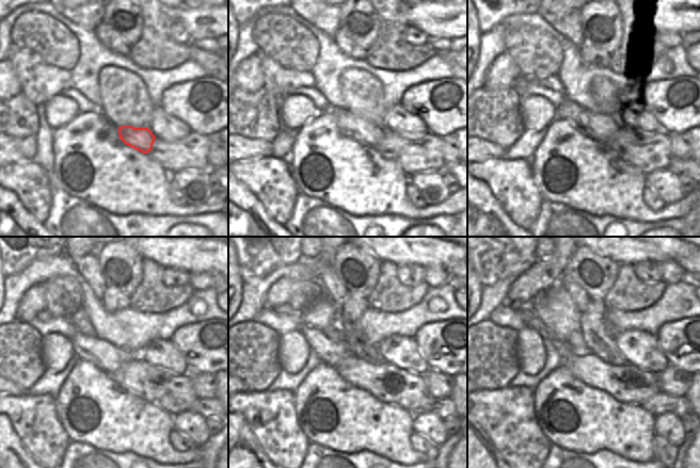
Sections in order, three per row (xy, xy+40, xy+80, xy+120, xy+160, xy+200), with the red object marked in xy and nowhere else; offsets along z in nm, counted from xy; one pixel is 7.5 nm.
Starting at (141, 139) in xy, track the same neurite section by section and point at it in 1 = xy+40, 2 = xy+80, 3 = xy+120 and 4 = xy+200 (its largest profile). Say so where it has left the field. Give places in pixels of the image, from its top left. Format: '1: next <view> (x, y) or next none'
1: next xy+40 (352, 126)
2: next xy+80 (601, 129)
3: next xy+120 (108, 357)
4: next xy+200 (531, 320)

